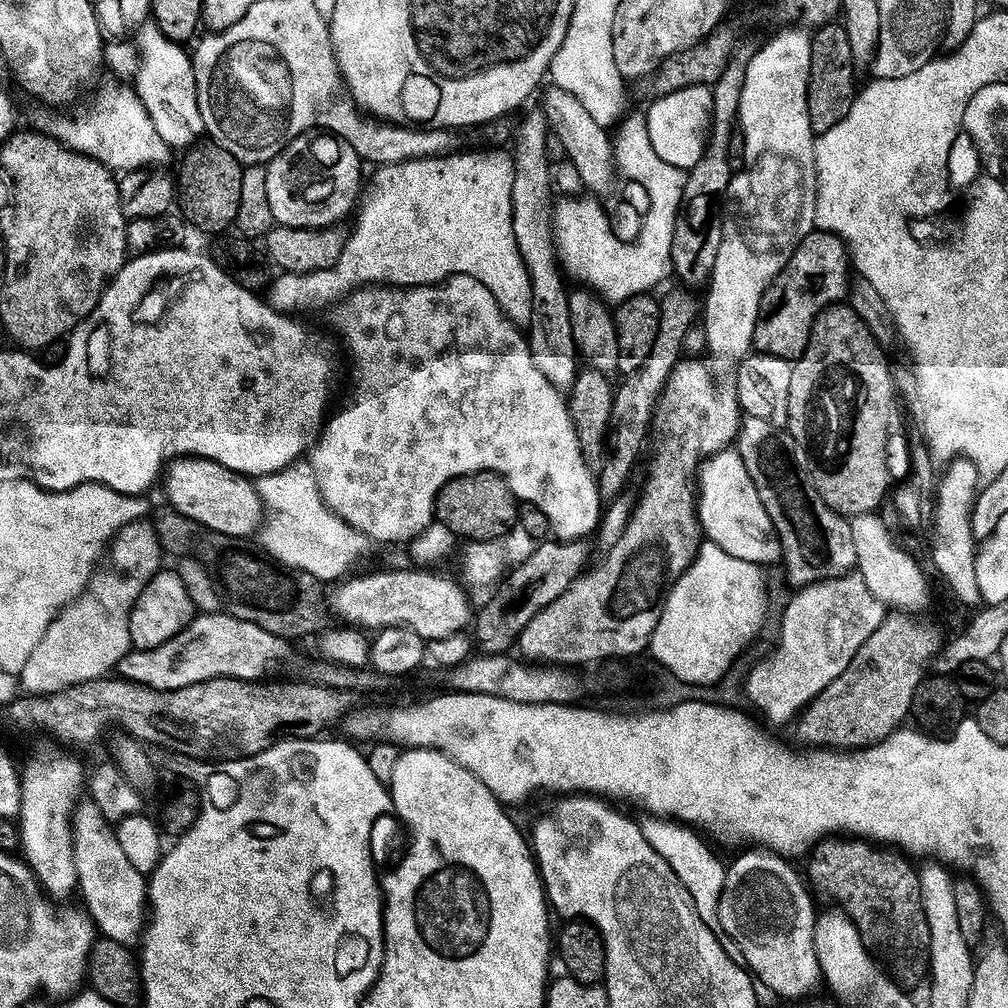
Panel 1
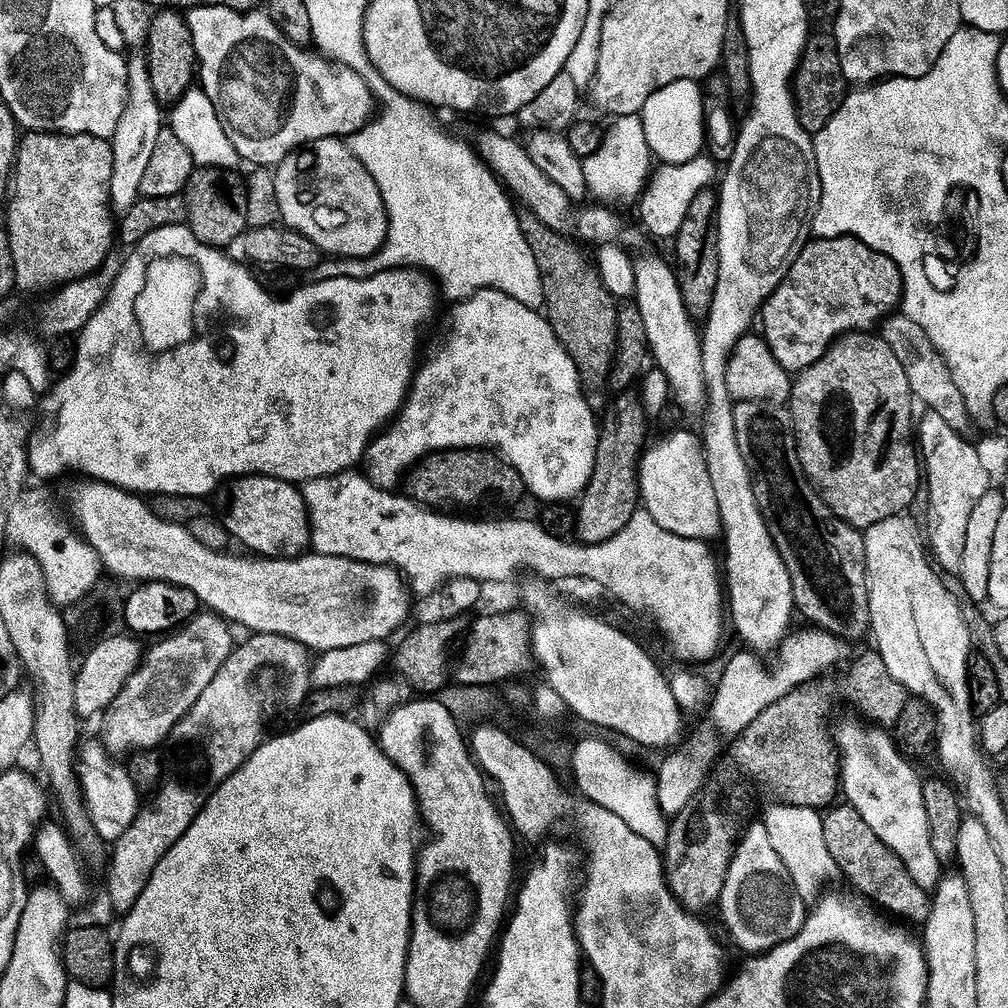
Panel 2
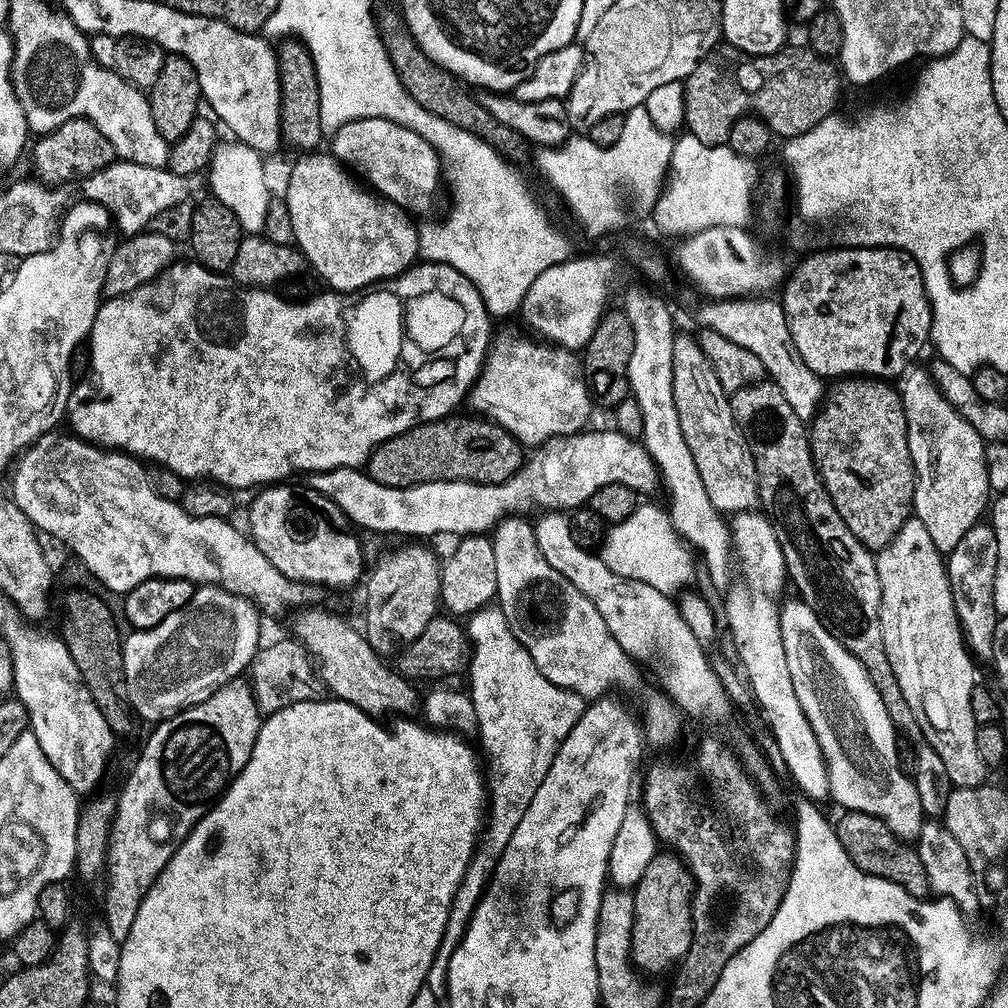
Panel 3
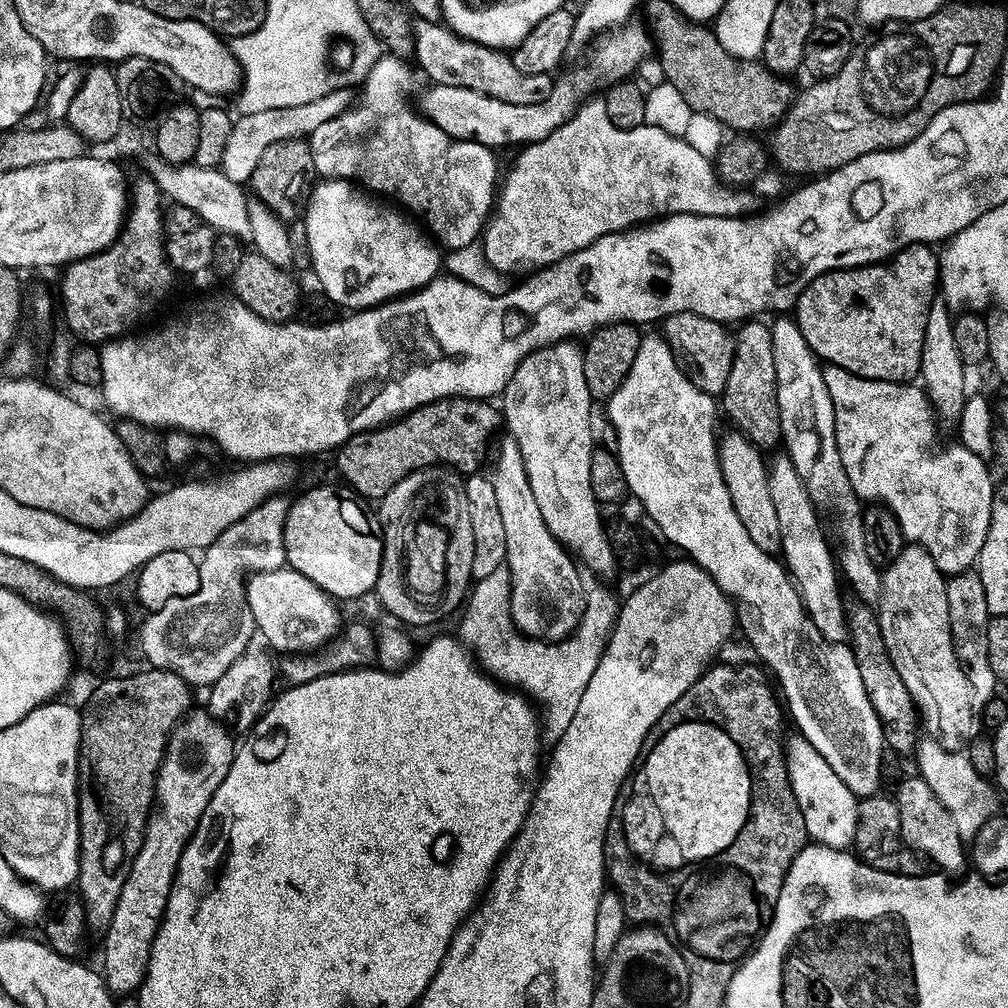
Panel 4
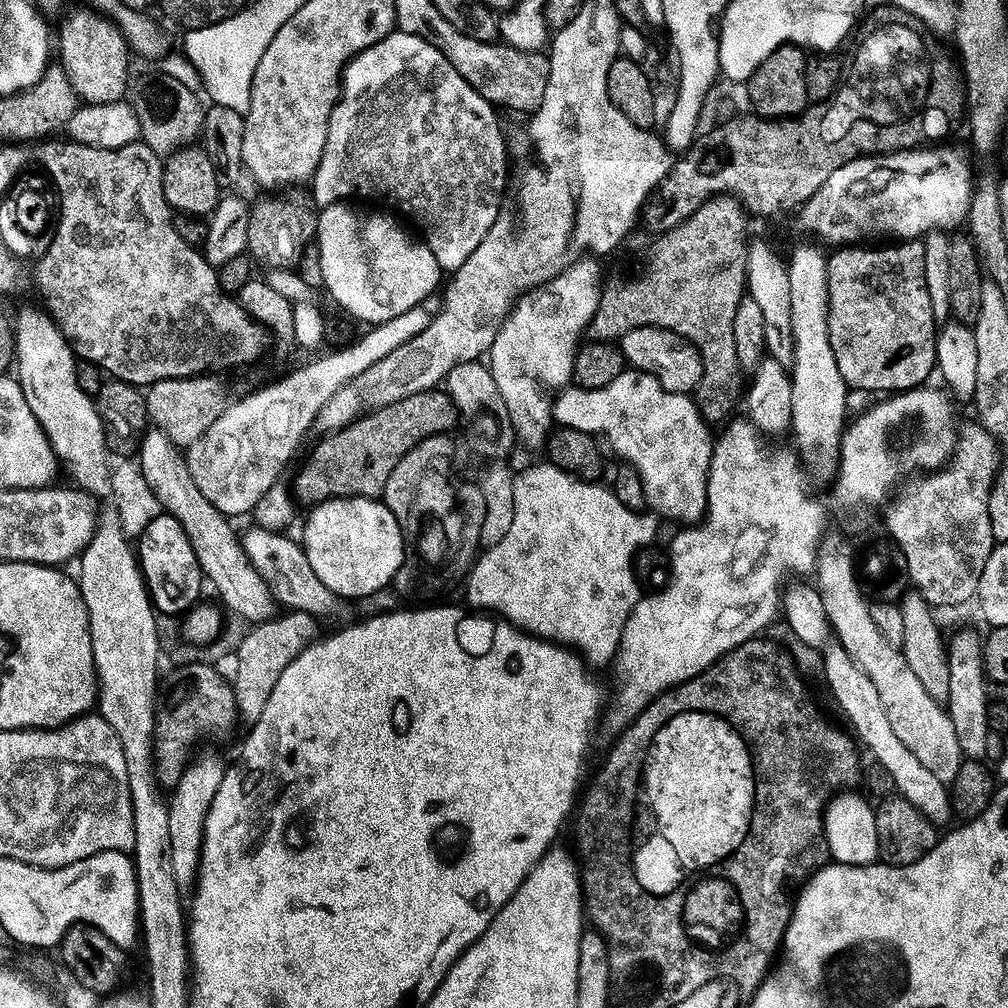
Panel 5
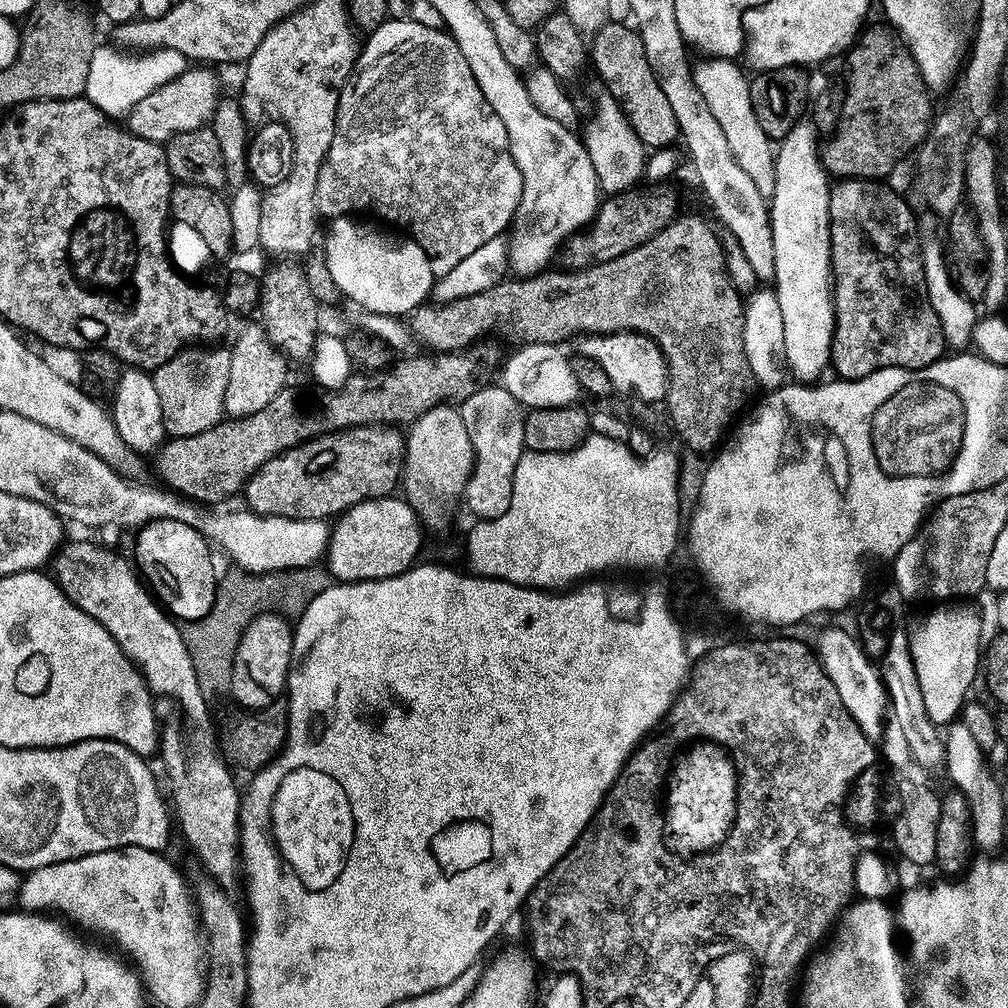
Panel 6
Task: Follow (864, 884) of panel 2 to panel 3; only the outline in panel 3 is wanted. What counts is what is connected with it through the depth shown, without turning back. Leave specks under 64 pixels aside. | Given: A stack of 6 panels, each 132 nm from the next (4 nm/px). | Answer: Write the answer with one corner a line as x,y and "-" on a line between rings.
847,810
841,811
839,814
841,815
840,821
837,819
834,824
838,842
842,842
846,854
850,854
850,858
854,862
854,866
858,866
858,870
894,882
898,886
902,886
902,890
906,890
906,894
923,897
929,895
926,866
922,866
922,858
918,858
916,849
911,843
896,837
890,830
890,826
886,826
886,822
882,822
874,814

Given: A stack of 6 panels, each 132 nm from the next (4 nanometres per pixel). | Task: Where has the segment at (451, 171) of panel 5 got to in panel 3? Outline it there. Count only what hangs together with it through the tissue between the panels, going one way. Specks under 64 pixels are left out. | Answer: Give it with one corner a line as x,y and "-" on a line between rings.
382,117
352,121
334,133
330,143
331,155
385,200
394,202
409,214
428,212
435,206
440,172
442,176
442,157
426,138
414,134
406,125

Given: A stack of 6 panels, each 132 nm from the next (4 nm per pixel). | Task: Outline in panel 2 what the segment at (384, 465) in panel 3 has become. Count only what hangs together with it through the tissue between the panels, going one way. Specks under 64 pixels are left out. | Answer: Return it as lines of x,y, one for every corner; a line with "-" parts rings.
445,448
443,452
431,452
429,456
423,457
411,469
410,477
412,476
412,492
410,491
411,499
415,500
421,506
435,506
437,509
447,509
447,504
512,504
520,495
525,495
526,489
522,478
518,474
518,470
514,470
514,466
510,466
510,462
506,462
504,457
495,450
486,448

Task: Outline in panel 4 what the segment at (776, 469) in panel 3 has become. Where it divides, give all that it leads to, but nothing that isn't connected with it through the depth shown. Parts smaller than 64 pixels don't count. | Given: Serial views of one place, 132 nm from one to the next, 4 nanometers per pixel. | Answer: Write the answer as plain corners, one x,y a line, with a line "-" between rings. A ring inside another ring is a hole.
752,318
747,322
741,323
739,325
740,329
735,329
734,339
736,341
736,349
734,350
734,366
730,368
730,378
726,380
726,386
724,387
722,393
722,412
729,416
733,420
735,427
739,429
744,436
748,437
751,442
753,442
758,449
766,450
770,447
772,443
777,443
780,440
780,415
778,414
778,398
776,397
776,375
774,374
774,346
772,345
772,329
767,323
763,324
763,319
-
856,602
853,608
851,605
847,609
846,619
850,647
856,656
858,674
862,674
862,686
866,686
866,694
884,724
884,743
891,751
893,748
896,752
911,753
918,743
918,735
916,736
918,712
906,682
902,682
898,670
892,665
892,659
886,650
886,642
880,633
877,613
869,605

